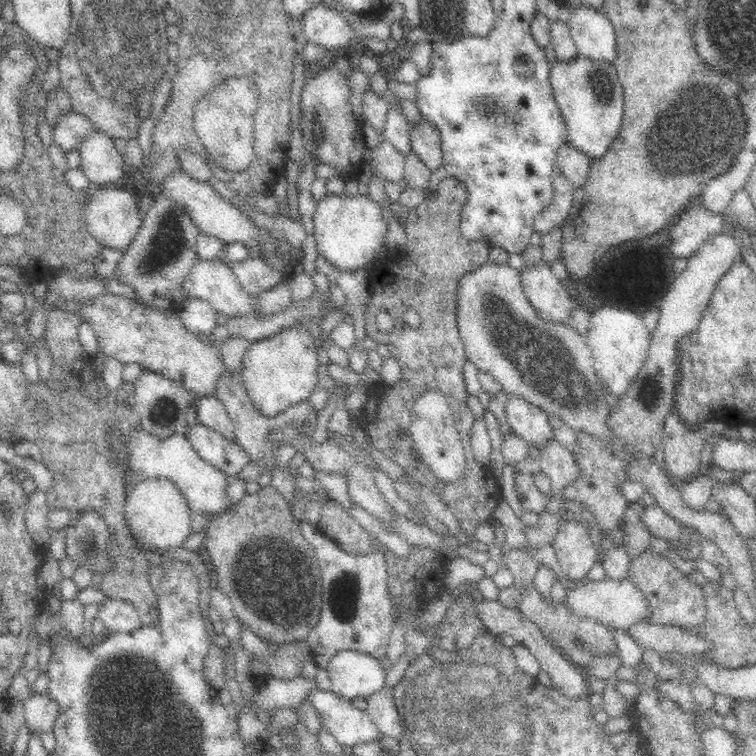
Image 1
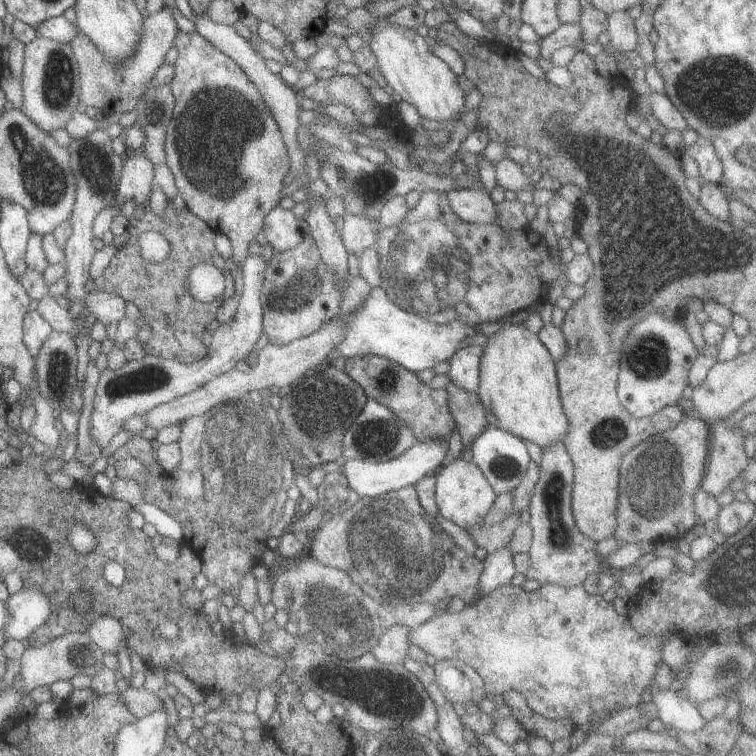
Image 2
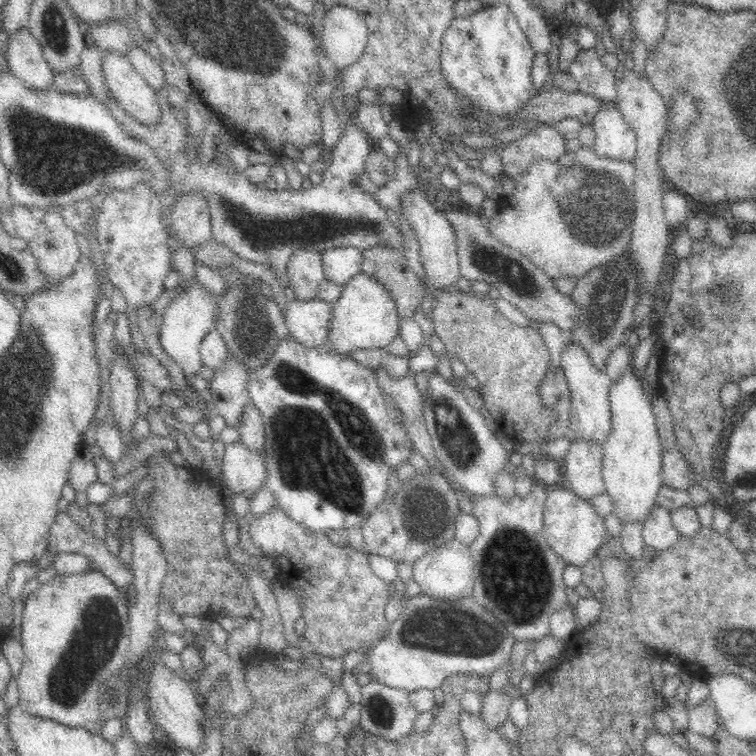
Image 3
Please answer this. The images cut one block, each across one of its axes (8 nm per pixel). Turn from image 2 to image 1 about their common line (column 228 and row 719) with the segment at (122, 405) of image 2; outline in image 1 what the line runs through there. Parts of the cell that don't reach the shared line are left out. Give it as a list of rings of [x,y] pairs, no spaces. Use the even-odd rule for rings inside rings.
[[[312,688],[304,699],[316,709],[321,728],[328,731],[343,748],[352,748],[371,740],[379,740],[380,734],[366,711],[356,709],[352,702],[334,694],[331,690]]]

